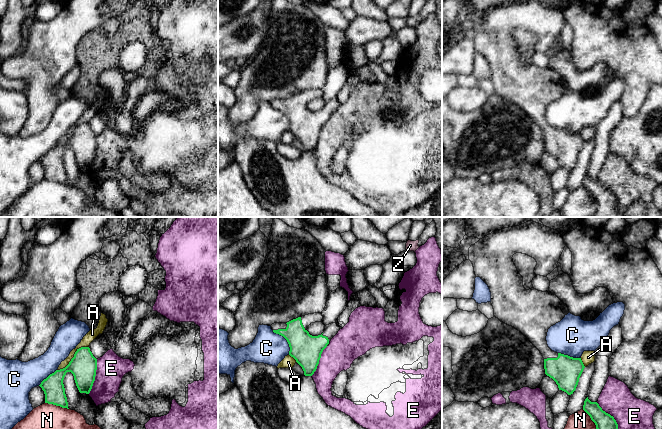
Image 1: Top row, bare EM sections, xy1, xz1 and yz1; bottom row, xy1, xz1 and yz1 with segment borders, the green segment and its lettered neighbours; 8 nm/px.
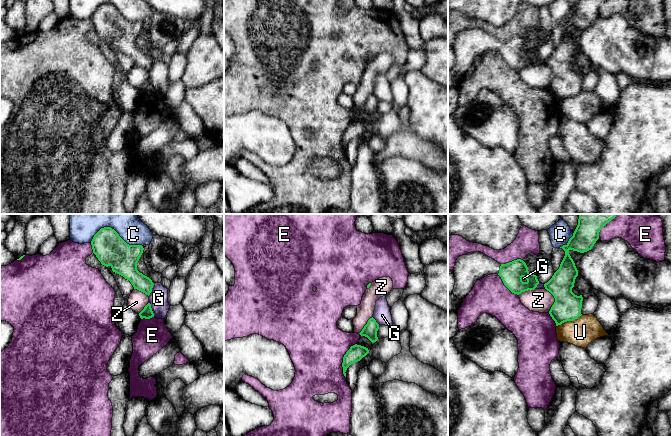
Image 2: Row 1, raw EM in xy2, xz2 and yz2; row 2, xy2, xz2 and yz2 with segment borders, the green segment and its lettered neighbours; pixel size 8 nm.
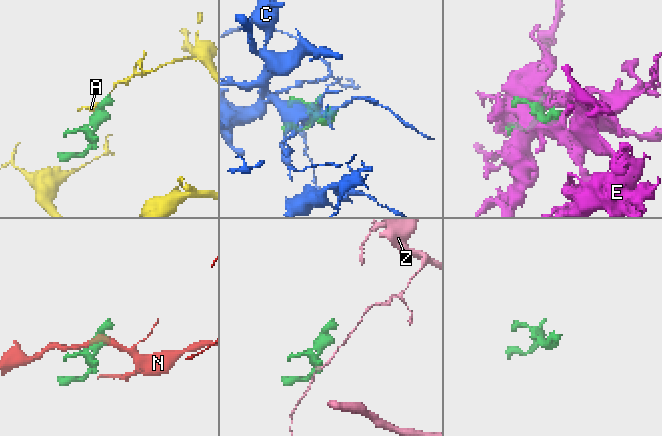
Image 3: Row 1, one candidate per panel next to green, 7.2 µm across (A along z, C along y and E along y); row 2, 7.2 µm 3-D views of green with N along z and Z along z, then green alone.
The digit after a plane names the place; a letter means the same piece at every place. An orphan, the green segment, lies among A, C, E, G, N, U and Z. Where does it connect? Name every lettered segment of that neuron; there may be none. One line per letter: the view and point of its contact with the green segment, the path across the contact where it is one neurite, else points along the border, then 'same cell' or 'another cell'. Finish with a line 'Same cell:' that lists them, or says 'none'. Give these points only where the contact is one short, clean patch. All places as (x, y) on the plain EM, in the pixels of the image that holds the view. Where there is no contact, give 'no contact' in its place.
A: contact xy1 (73, 133); another cell
C: contact xy2 (115, 7); another cell
E: contact yz1 (615, 196); another cell
G: contact xy2 (151, 85); another cell
N: contact yz1 (595, 200); another cell
U: contact yz2 (569, 96); another cell
Z: contact yz2 (555, 76); another cell
Same cell: none

